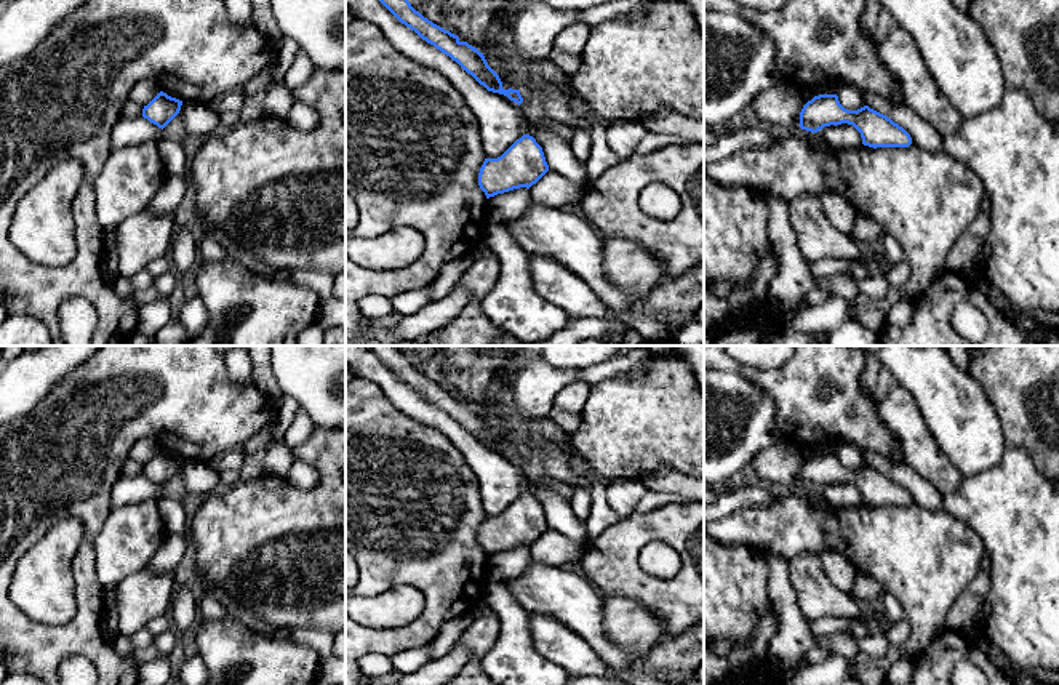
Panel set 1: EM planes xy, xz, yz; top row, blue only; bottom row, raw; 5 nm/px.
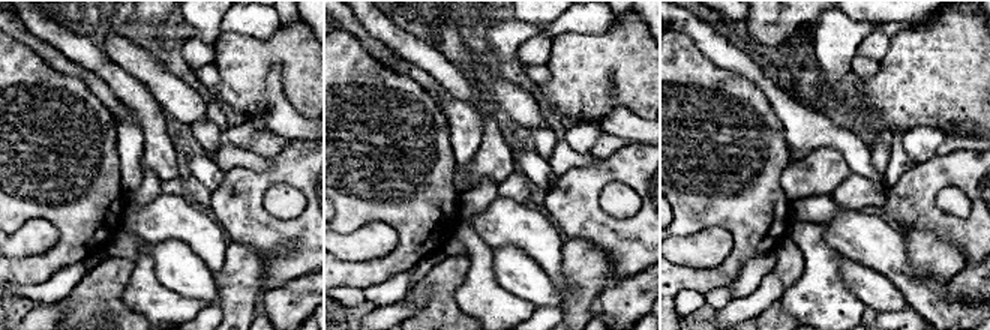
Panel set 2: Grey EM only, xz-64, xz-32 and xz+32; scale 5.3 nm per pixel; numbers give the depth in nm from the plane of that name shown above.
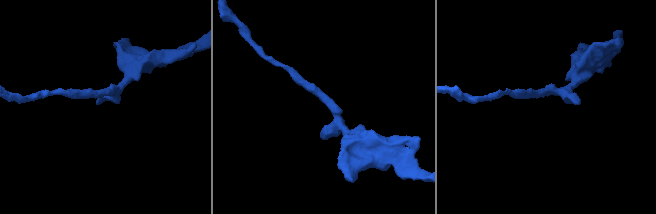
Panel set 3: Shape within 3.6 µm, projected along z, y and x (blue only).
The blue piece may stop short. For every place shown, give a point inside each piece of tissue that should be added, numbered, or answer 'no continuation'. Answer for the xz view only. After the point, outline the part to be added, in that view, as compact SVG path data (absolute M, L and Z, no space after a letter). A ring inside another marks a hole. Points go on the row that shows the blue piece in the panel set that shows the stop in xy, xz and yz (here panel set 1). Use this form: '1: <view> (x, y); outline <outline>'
no continuation

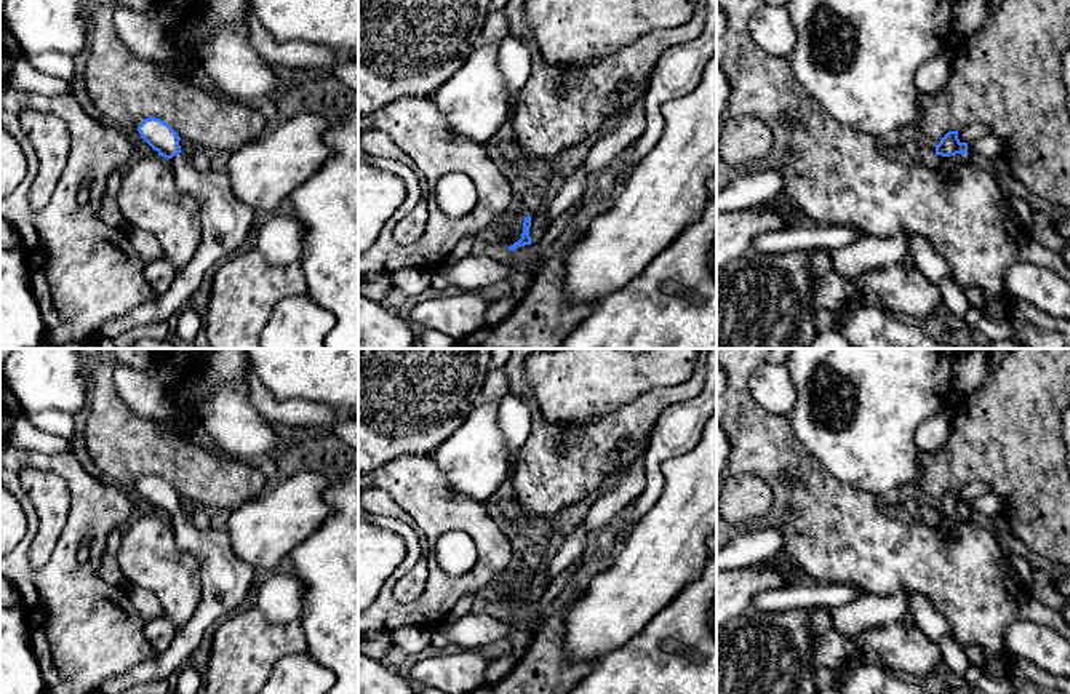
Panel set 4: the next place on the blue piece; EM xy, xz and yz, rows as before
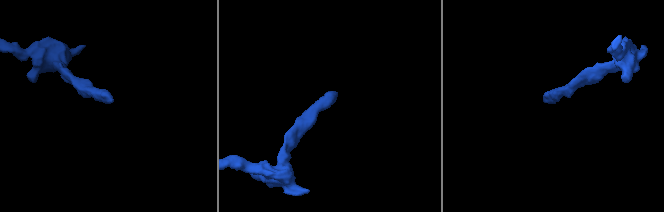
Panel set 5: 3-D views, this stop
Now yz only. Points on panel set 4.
1: yz (949, 165); outline M956 154L956 155L950 155L950 157L942 157L942 155L936 155L936 158L932 160L937 168L945 173L948 176L948 179L952 179L956 173L956 170L960 166L963 166L966 162L969 162L969 155L966 154Z

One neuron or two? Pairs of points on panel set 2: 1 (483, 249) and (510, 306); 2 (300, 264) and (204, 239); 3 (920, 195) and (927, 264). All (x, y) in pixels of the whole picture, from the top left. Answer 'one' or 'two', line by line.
1: one
2: two
3: two

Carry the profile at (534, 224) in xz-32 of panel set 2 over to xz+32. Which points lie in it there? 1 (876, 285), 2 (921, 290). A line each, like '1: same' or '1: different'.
1: different
2: same

